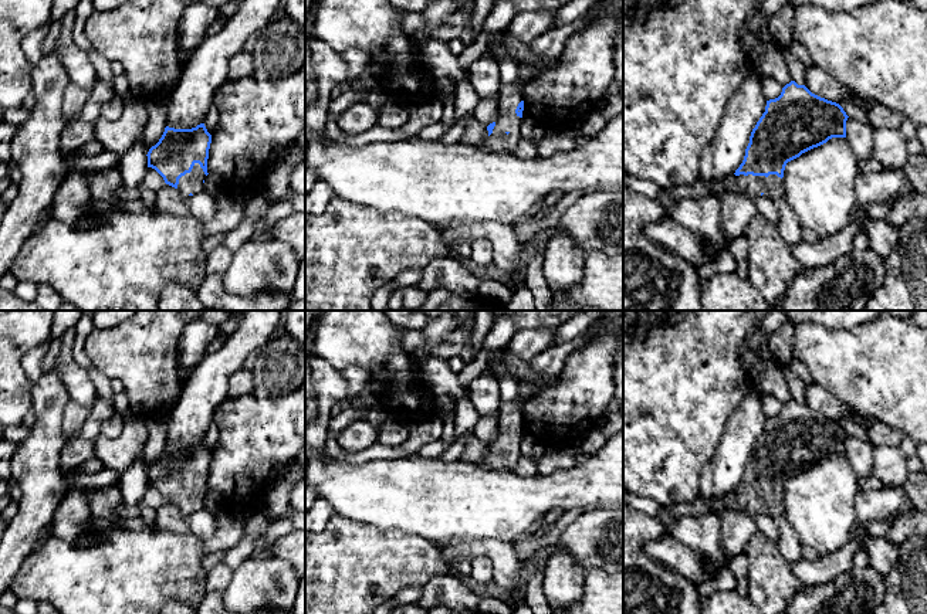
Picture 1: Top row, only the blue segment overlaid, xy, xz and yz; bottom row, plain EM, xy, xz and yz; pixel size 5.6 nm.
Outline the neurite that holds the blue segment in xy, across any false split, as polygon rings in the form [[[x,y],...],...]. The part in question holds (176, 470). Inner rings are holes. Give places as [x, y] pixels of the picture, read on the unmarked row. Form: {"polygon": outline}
{"polygon": [[[204,441],[192,447],[165,445],[159,459],[148,469],[148,485],[155,486],[166,502],[177,506],[185,516],[203,509],[203,501],[207,495],[207,476],[212,461],[212,452]]]}

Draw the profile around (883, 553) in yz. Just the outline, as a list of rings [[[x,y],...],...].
[[[872,537],[865,550],[869,554],[869,569],[886,577],[899,559],[899,546],[887,537]]]

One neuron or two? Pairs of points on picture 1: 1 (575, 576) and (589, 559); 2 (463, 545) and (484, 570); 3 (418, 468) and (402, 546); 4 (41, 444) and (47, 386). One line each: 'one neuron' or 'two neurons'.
1: two neurons
2: two neurons
3: two neurons
4: one neuron

